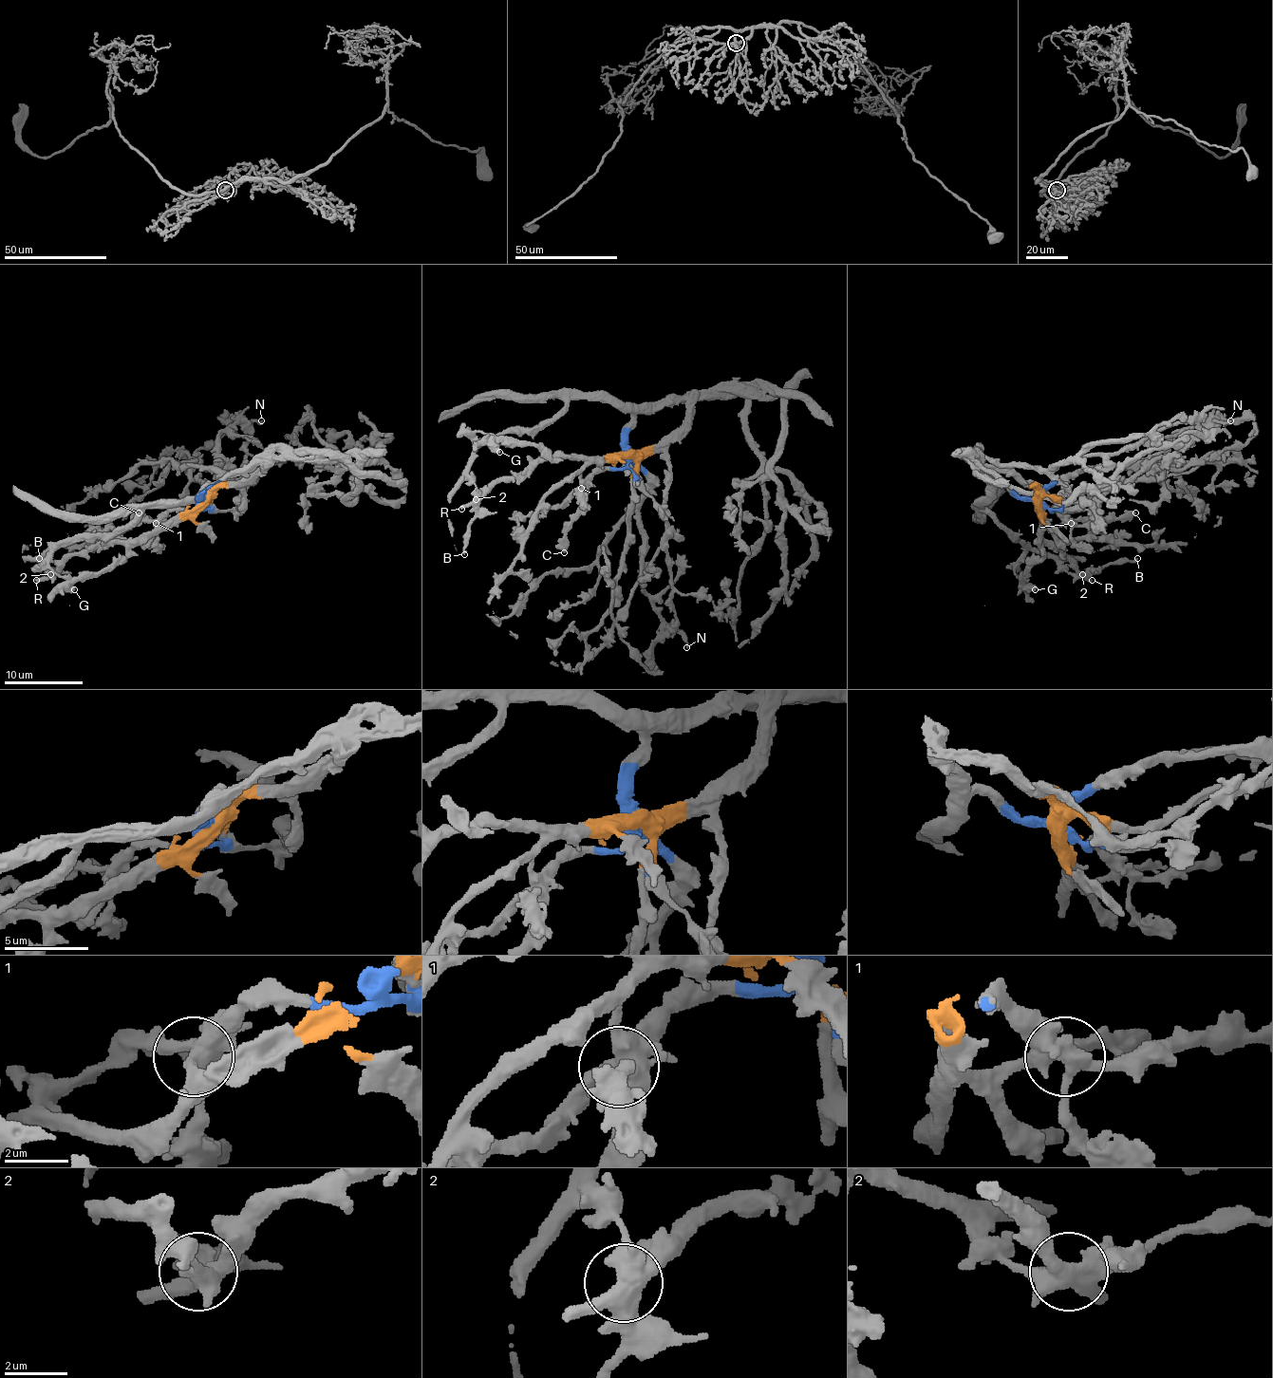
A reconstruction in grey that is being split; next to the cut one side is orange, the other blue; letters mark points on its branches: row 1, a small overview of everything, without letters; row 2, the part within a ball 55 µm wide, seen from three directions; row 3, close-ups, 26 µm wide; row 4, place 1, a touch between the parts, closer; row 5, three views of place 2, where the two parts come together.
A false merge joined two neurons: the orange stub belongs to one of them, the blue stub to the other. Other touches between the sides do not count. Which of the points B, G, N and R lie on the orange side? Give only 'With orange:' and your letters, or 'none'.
With orange: B, N, R

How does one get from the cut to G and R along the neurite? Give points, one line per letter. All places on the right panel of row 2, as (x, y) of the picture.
G: (1038, 499), (1018, 497), (1003, 486), (998, 486), (982, 501), (982, 508), (1023, 545), (1016, 572), (1035, 590)
R: (1037, 499), (1038, 541), (1055, 547), (1092, 580)

